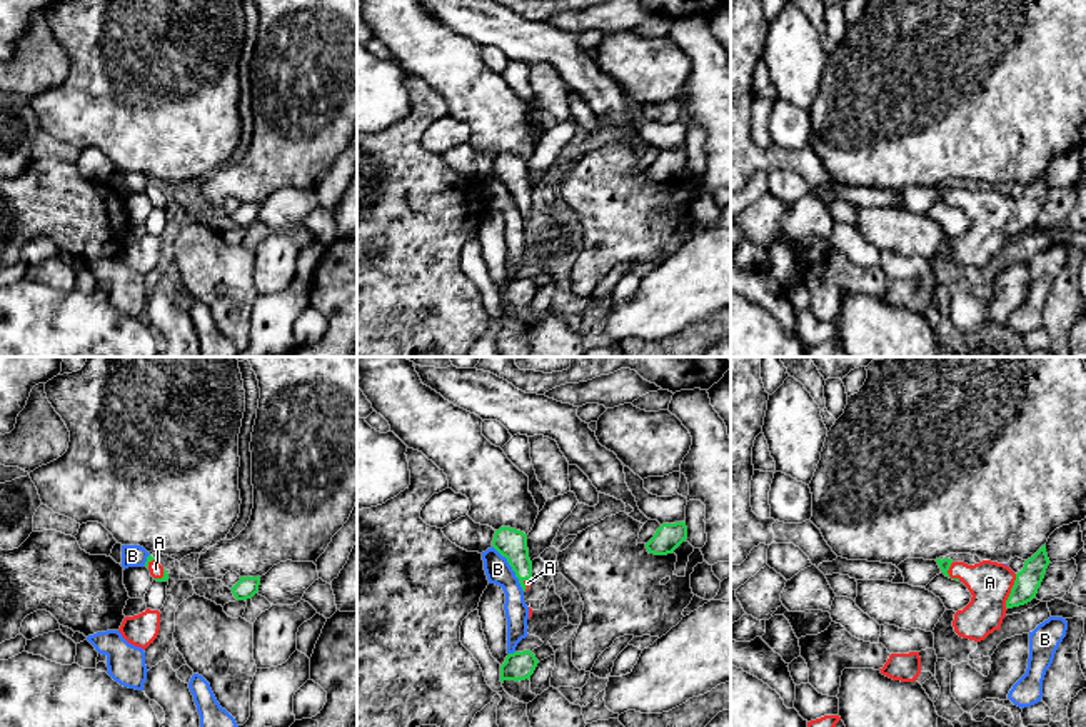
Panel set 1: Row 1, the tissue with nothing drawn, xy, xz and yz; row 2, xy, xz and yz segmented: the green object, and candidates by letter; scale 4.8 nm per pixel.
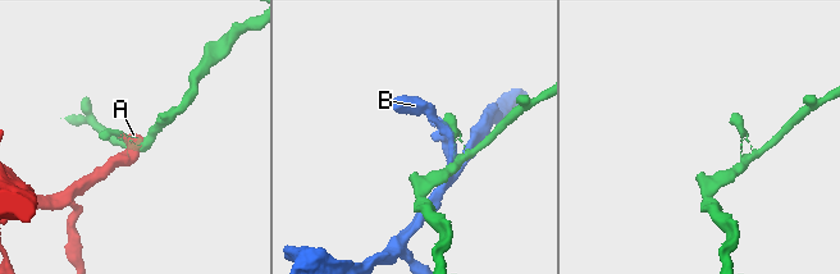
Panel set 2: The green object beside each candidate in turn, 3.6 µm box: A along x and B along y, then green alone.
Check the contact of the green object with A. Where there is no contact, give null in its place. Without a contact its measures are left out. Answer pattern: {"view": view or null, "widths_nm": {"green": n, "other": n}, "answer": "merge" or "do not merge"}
{"view": "yz", "widths_nm": {"green": 120, "other": 200}, "answer": "merge"}

